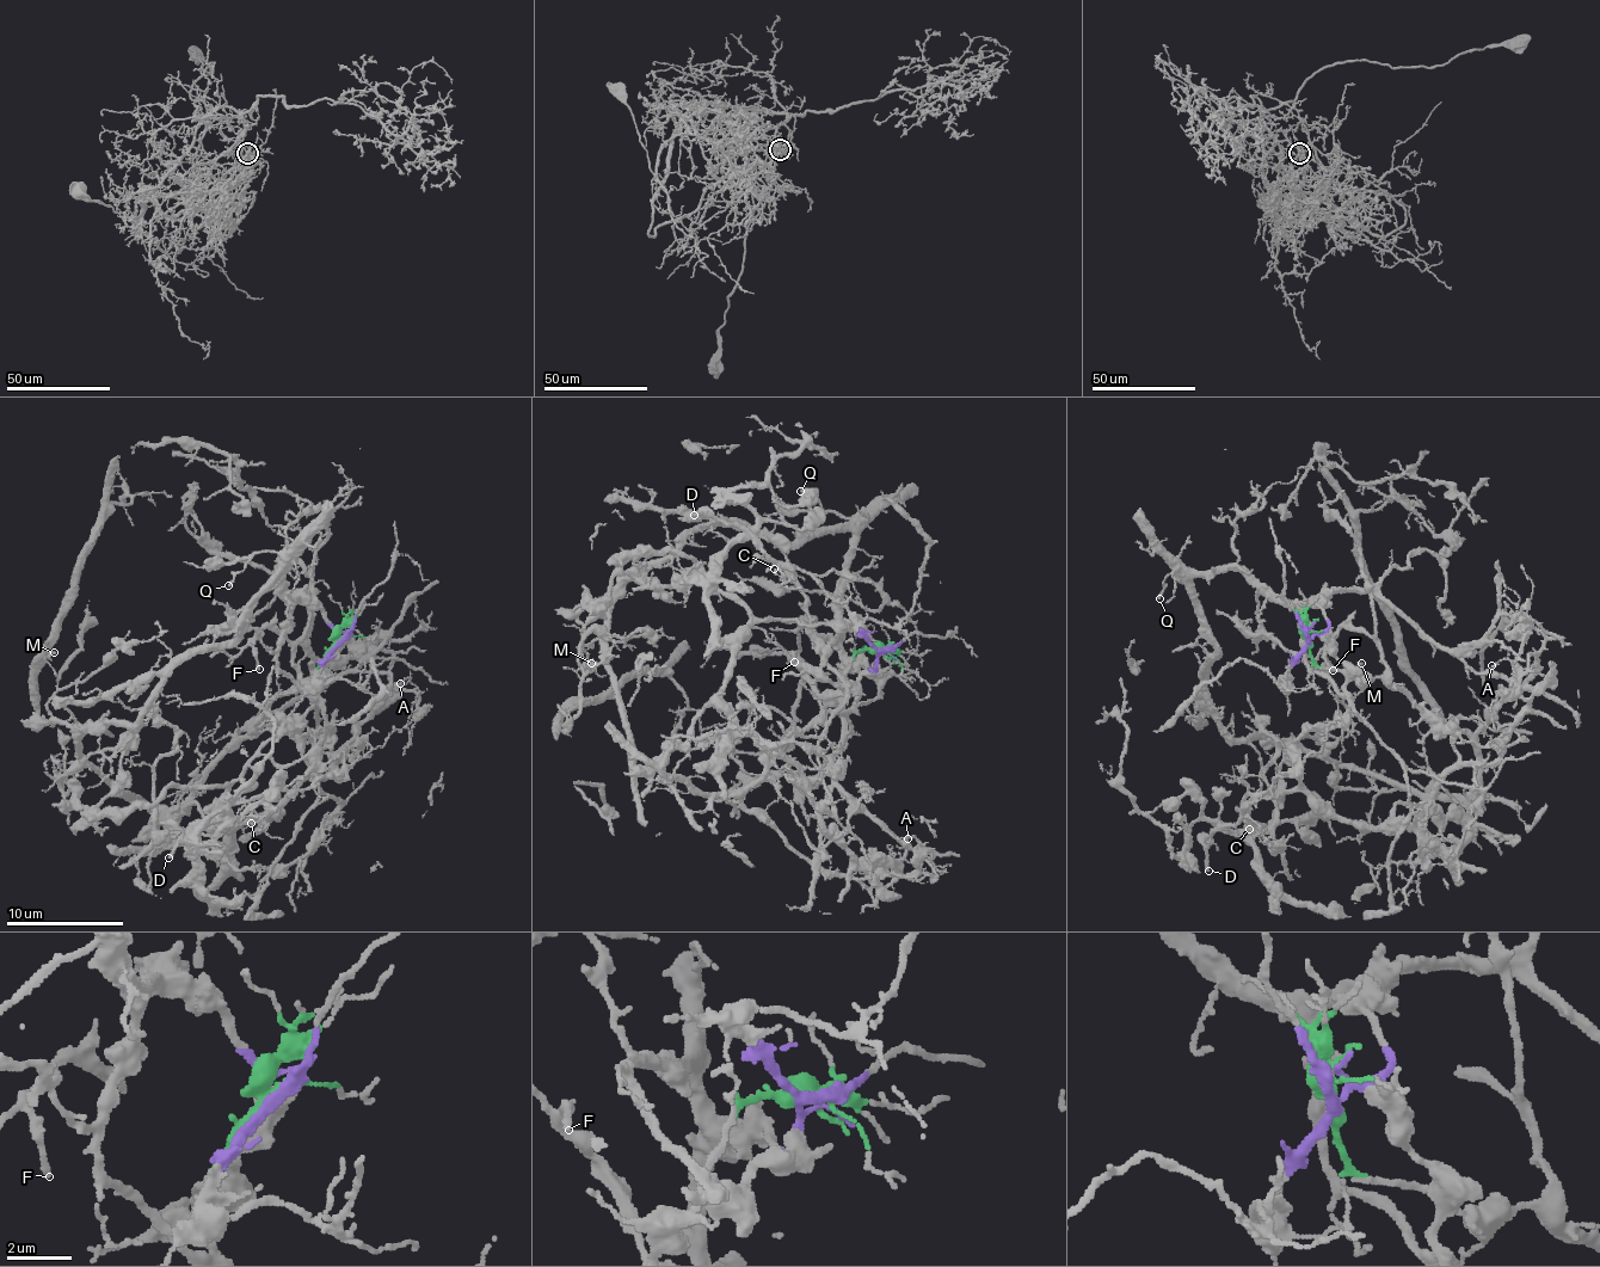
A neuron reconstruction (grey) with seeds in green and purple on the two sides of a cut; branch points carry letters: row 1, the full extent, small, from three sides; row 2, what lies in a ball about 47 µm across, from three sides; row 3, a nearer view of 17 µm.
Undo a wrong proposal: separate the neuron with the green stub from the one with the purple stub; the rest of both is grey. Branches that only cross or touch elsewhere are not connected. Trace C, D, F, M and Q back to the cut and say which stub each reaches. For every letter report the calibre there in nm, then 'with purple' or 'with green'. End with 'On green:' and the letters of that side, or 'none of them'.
C: 130 nm | with green
D: 220 nm | with green
F: 190 nm | with green
M: 170 nm | with purple
Q: 150 nm | with purple
On green: C, D, F

